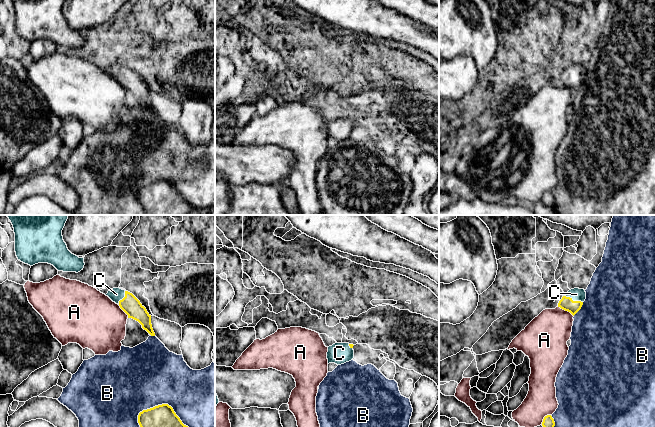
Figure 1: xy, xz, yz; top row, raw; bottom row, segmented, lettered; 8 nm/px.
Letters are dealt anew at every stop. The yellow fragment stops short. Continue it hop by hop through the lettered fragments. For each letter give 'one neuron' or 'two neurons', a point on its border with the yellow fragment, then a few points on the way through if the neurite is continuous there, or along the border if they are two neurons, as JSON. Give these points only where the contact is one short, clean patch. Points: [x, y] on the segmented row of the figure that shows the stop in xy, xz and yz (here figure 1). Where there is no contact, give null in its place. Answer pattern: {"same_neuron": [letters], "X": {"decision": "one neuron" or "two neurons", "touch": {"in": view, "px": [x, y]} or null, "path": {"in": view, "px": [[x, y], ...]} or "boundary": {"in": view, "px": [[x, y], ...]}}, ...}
{"same_neuron": ["C"], "A": {"decision": "two neurons", "touch": {"in": "yz", "px": [566, 310]}}, "B": {"decision": "two neurons", "touch": {"in": "xy", "px": [165, 404]}}, "C": {"decision": "one neuron", "touch": {"in": "yz", "px": [574, 301]}, "path": {"in": "yz", "px": [[566, 303], [574, 301], [576, 294]]}}}

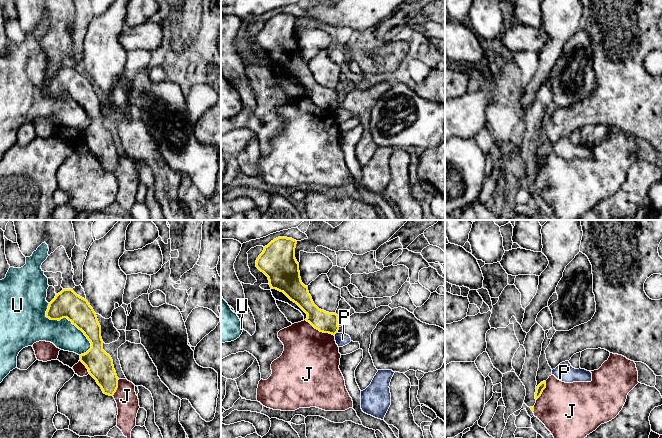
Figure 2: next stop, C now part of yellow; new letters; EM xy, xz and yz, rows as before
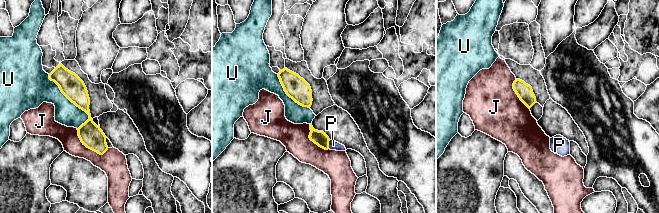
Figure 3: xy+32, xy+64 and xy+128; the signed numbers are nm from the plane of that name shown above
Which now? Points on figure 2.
{"same_neuron": [], "J": {"decision": "two neurons", "touch": {"in": "xz", "px": [319, 330]}}, "P": {"decision": "two neurons", "touch": {"in": "xz", "px": [335, 333]}, "boundary": {"in": "xz", "px": [[336, 332], [334, 334]]}}, "U": {"decision": "two neurons", "touch": {"in": "xy", "px": [68, 319]}}}

